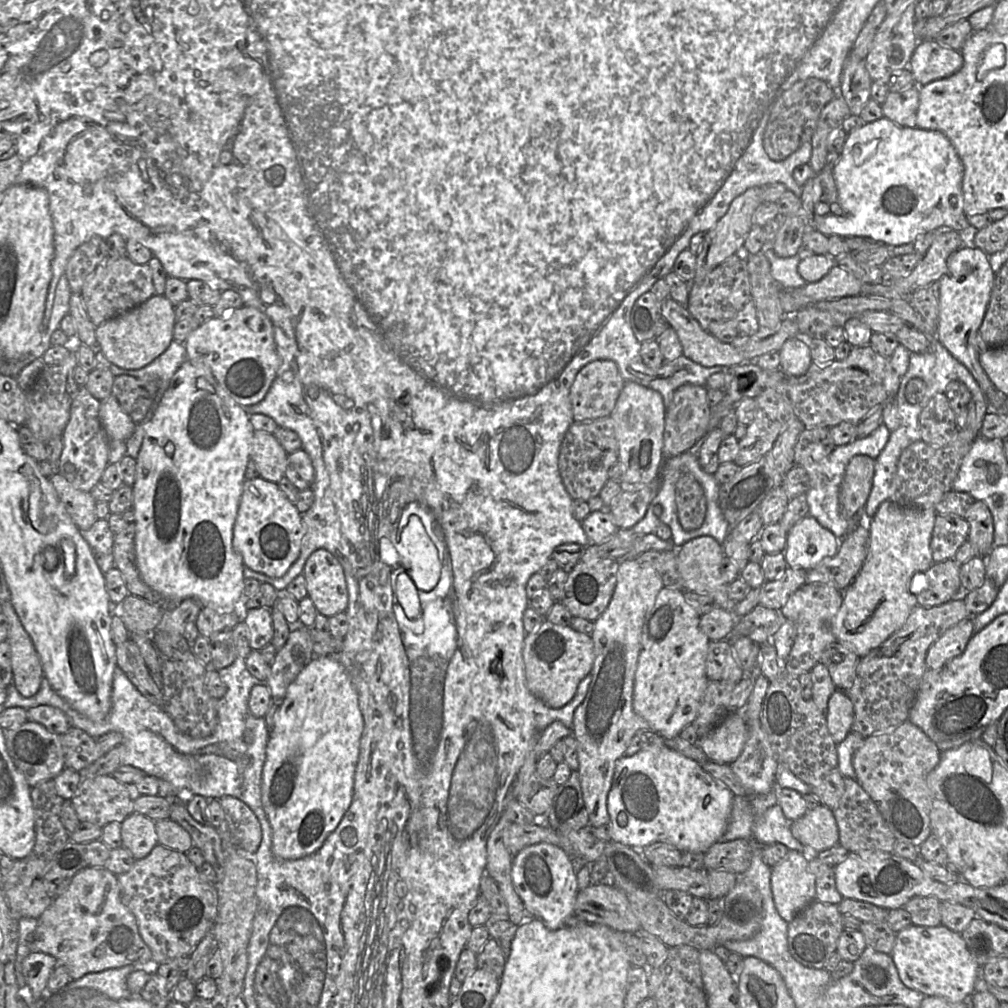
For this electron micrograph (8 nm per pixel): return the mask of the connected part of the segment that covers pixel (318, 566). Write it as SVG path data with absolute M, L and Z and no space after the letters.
M326 549L314 551L307 559L302 574L306 580L308 597L318 613L332 617L346 611L348 607L348 588L344 569L338 559Z

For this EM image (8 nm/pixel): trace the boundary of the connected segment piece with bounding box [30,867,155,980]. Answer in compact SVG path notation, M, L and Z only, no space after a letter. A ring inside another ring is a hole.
M88 867L78 871L71 879L68 887L56 898L53 899L51 905L39 917L37 927L30 941L31 952L43 952L55 957L58 964L64 965L68 969L68 973L72 980L78 980L84 975L93 972L101 972L106 969L120 968L126 965L150 965L155 964L152 961L152 953L140 936L136 919L132 912L128 909L122 899L121 888L118 878L115 874L103 867Z

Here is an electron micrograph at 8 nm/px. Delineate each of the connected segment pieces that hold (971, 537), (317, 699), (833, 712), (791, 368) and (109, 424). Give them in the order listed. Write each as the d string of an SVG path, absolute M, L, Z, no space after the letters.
M975 501L968 509L965 520L969 524L967 540L976 549L976 556L985 558L993 548L994 523L990 510L981 501Z
M336 656L314 658L290 684L284 699L279 702L266 747L261 800L272 828L274 856L295 860L319 850L352 803L364 719L359 708L358 693Z
M836 689L828 701L826 722L828 731L838 745L851 731L854 719L854 706L844 691Z
M796 337L785 341L779 356L780 369L791 376L804 375L812 363L809 341Z
M113 394L100 403L99 418L110 439L126 442L133 434L136 423L123 411Z

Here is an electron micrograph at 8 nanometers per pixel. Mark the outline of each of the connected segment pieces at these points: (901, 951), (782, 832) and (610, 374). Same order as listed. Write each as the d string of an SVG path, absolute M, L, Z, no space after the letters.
M943 925L907 926L896 934L890 955L906 987L950 1002L961 1002L968 998L975 991L975 983L980 977L981 967L967 949L961 934Z
M734 795L728 826L719 842L746 839L762 845L781 843L789 850L806 853L806 848L791 833L791 822L784 816L778 803L756 817L746 797Z
M596 360L585 365L570 388L574 422L608 417L624 382L617 365L611 360Z

